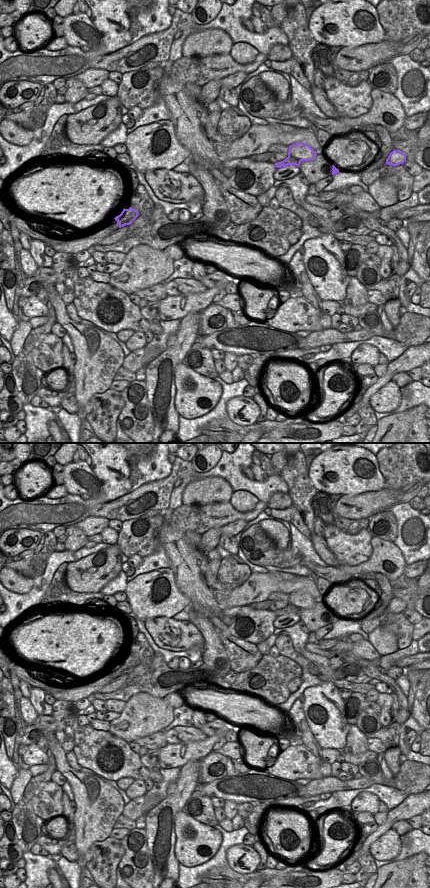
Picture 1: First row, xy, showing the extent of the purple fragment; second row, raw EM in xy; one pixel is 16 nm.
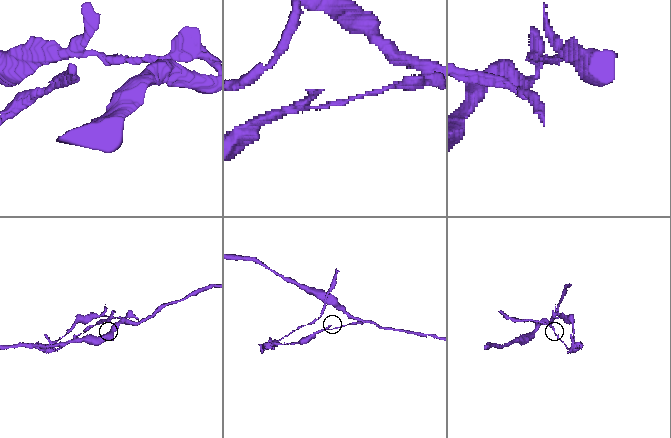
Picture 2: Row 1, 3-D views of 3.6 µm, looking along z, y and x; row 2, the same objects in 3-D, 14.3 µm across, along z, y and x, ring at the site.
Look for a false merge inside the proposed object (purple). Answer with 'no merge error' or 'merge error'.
merge error

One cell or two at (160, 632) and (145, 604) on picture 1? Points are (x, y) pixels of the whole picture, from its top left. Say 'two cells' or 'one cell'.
two cells

